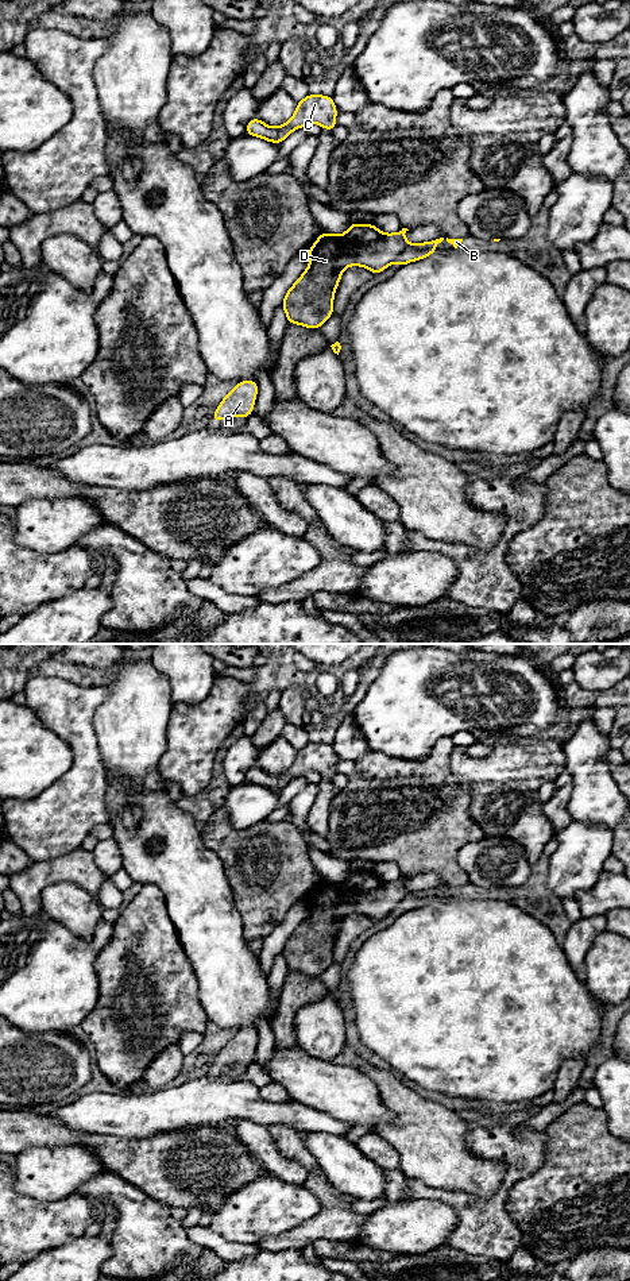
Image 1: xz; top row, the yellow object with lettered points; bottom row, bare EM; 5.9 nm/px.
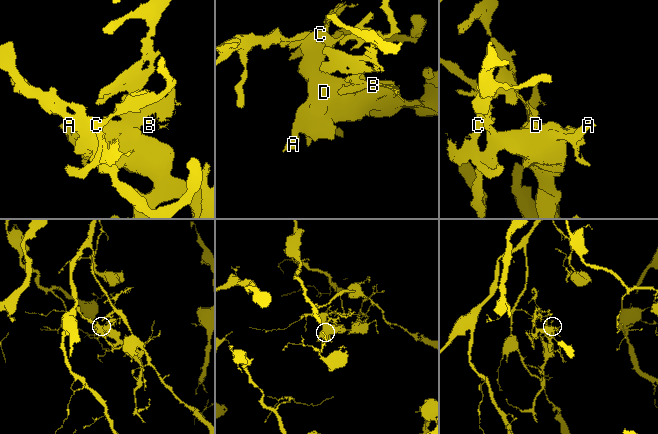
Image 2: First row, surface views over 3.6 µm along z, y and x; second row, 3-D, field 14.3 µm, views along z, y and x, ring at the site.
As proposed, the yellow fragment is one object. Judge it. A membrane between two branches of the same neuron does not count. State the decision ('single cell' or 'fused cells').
single cell

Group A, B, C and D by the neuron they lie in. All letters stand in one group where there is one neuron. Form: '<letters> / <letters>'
A B C D

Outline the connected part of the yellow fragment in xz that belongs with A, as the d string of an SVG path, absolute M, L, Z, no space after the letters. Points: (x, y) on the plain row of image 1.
M241 1029L232 1039L223 1046L212 1068L225 1068L228 1065L248 1065L254 1060L254 1050L258 1043L255 1029Z

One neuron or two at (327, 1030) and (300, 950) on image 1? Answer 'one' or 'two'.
one

